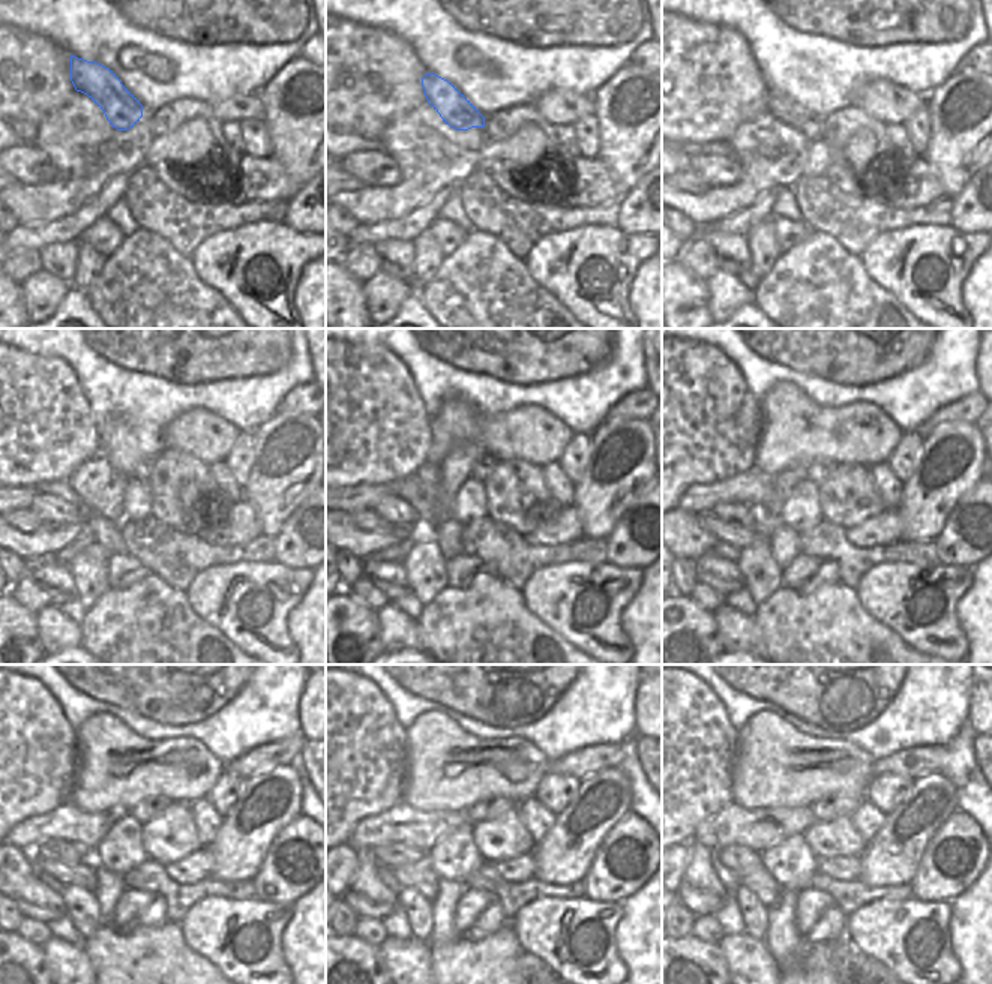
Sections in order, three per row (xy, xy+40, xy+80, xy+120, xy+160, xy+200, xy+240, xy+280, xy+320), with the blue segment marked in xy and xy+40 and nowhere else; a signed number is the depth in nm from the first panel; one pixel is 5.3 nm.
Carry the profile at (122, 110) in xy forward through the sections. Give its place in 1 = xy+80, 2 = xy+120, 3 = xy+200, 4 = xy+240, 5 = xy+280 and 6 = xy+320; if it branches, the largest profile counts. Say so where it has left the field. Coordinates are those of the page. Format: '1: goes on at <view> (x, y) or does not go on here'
1: goes on at xy+80 (784, 108)
2: goes on at xy+120 (143, 470)
3: goes on at xy+200 (817, 471)
4: goes on at xy+240 (149, 809)
5: goes on at xy+280 (489, 809)
6: goes on at xy+320 (833, 806)

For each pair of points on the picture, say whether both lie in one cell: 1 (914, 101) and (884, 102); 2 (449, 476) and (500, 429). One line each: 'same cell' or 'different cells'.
1: same cell
2: different cells

